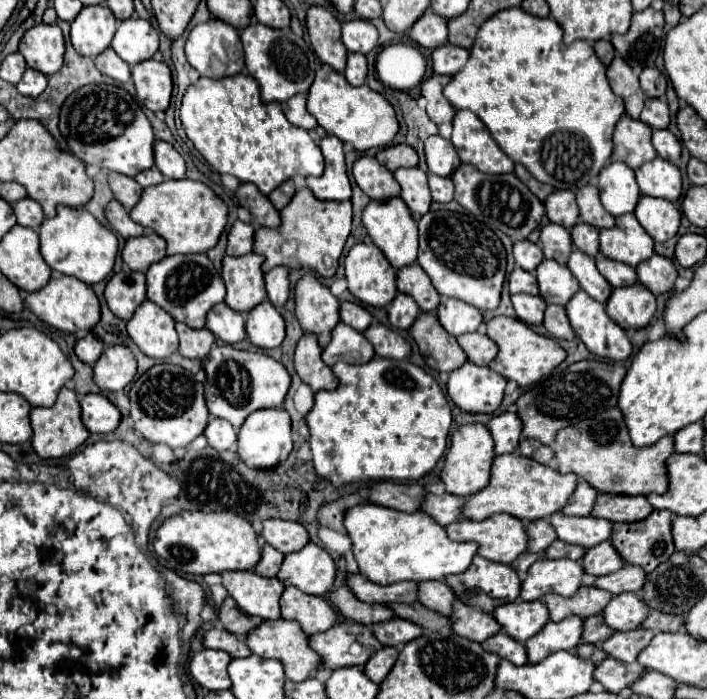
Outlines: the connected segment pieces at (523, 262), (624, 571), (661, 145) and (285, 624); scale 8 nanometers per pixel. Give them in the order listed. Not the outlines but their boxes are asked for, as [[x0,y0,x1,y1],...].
[[514,239,544,273],[596,565,646,595],[652,129,682,163],[248,619,322,681]]

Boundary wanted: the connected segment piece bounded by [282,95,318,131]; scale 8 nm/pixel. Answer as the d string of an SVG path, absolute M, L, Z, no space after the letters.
M300 95L300 97L292 97L290 101L282 103L282 109L284 109L284 115L286 119L296 125L296 127L302 127L306 131L310 129L316 129L316 119L306 111L306 95Z

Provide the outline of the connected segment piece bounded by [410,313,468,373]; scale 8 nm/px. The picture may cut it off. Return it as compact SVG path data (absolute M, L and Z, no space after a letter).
M420 313L416 323L410 327L410 335L416 341L426 365L434 371L450 373L468 361L458 341L442 329L436 313Z

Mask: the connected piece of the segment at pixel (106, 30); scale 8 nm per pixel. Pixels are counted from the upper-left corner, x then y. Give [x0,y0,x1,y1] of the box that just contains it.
[70,5,116,57]

